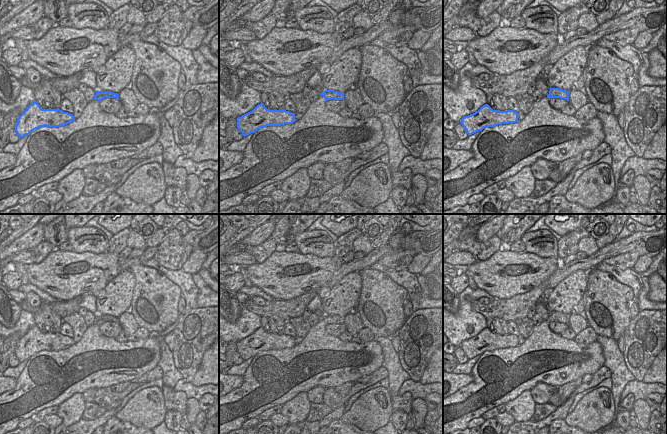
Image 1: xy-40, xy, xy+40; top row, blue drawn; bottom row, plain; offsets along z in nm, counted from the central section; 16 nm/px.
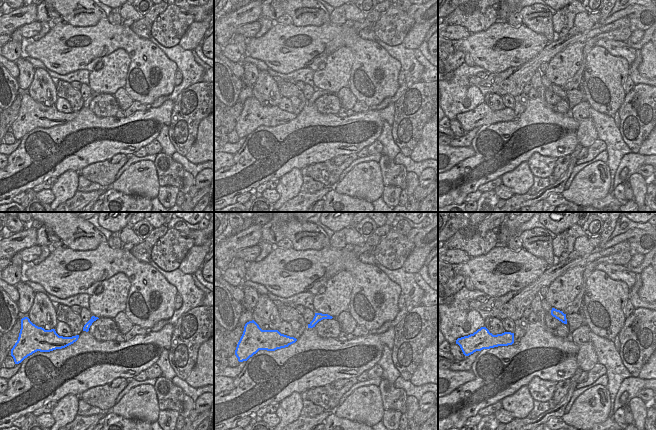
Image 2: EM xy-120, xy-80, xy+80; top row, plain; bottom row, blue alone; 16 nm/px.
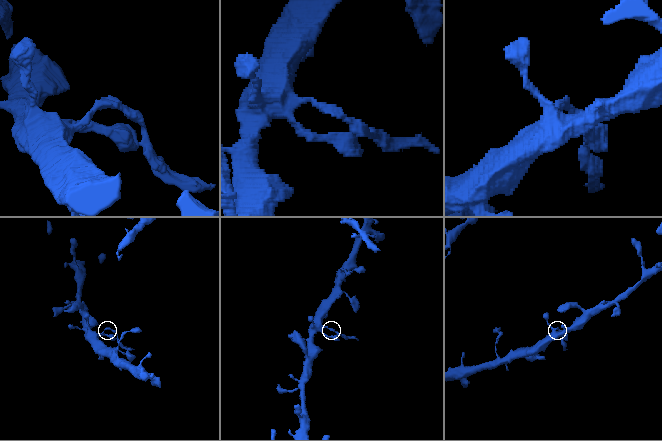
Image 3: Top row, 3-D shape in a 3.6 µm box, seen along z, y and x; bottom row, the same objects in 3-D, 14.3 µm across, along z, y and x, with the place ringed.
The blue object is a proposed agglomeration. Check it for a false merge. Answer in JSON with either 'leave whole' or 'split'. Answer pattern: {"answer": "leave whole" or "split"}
{"answer": "leave whole"}

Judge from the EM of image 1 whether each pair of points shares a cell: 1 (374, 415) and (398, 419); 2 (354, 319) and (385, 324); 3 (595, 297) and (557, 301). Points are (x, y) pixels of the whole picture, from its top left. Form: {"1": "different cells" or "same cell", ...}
{"1": "different cells", "2": "different cells", "3": "different cells"}

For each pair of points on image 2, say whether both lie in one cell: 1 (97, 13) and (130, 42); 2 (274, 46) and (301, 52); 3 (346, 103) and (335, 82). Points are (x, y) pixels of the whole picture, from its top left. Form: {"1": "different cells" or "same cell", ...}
{"1": "different cells", "2": "same cell", "3": "different cells"}

